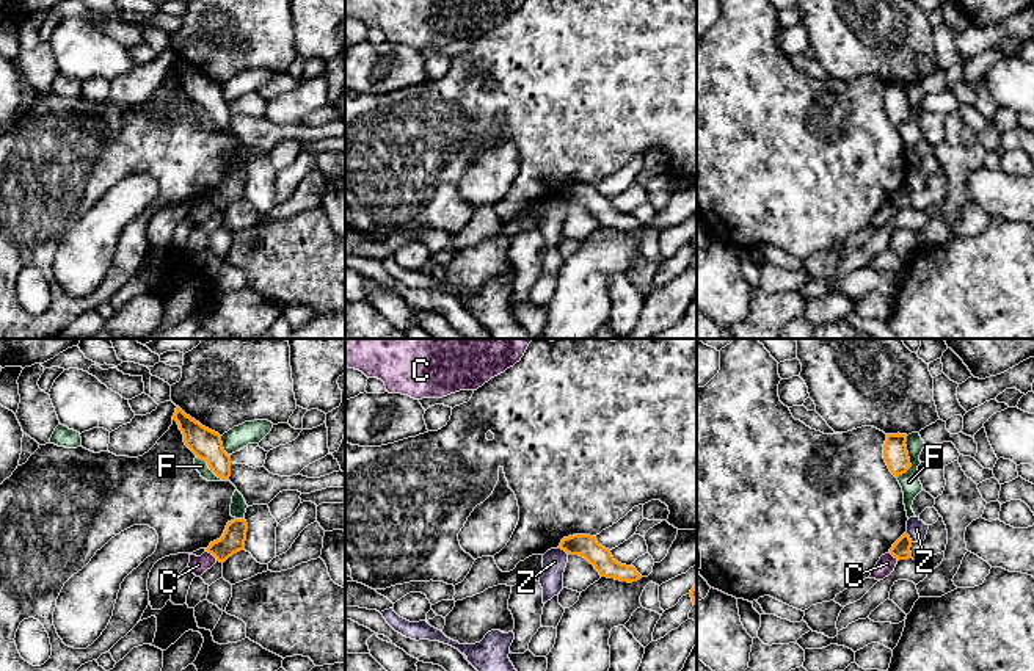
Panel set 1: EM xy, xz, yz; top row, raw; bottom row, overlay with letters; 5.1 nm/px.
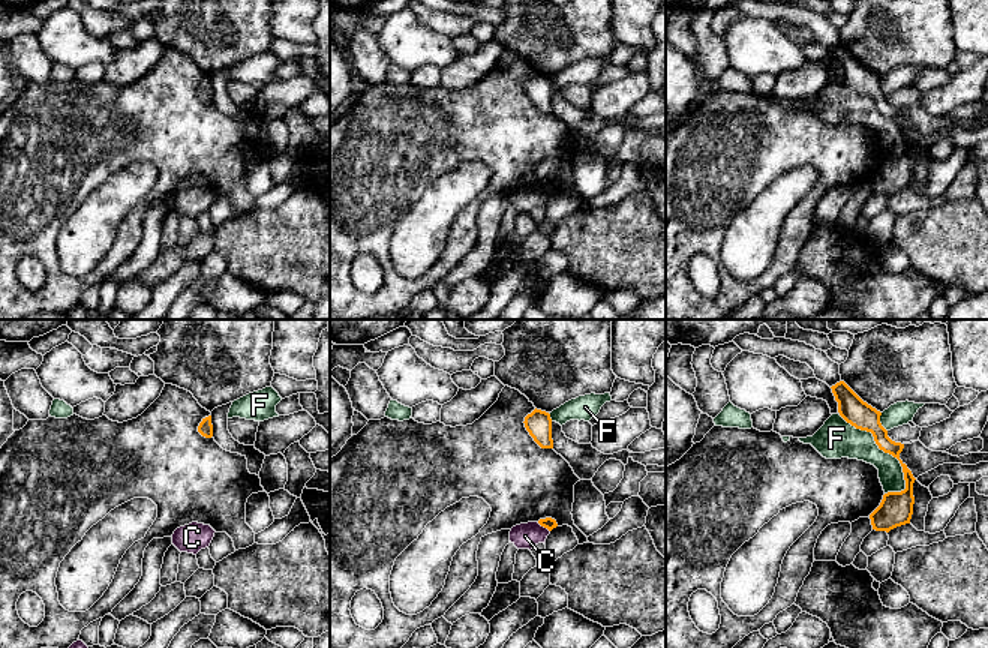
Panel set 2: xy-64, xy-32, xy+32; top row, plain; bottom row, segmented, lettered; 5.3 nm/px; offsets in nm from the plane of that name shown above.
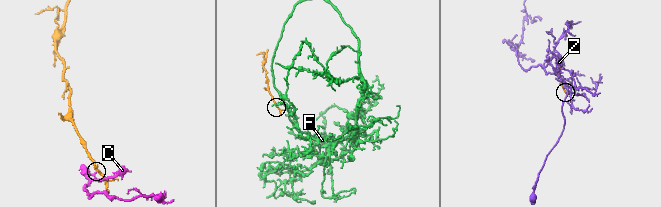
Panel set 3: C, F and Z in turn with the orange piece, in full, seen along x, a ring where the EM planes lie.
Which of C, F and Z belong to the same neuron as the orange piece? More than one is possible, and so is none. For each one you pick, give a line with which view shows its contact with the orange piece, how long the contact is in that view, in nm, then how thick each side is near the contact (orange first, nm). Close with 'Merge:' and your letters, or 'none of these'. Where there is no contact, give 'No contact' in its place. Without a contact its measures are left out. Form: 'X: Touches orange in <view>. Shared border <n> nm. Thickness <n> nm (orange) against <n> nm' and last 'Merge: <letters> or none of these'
Merge: none of these

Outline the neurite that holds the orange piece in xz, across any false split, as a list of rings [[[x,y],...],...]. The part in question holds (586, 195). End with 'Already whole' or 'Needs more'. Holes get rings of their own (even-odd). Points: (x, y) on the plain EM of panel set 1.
[[[573,183],[563,187],[559,198],[570,204],[584,205],[601,226],[615,227],[620,230],[637,230],[642,224],[634,215],[618,212],[609,198],[603,196],[595,185],[590,183]]]. Already whole

